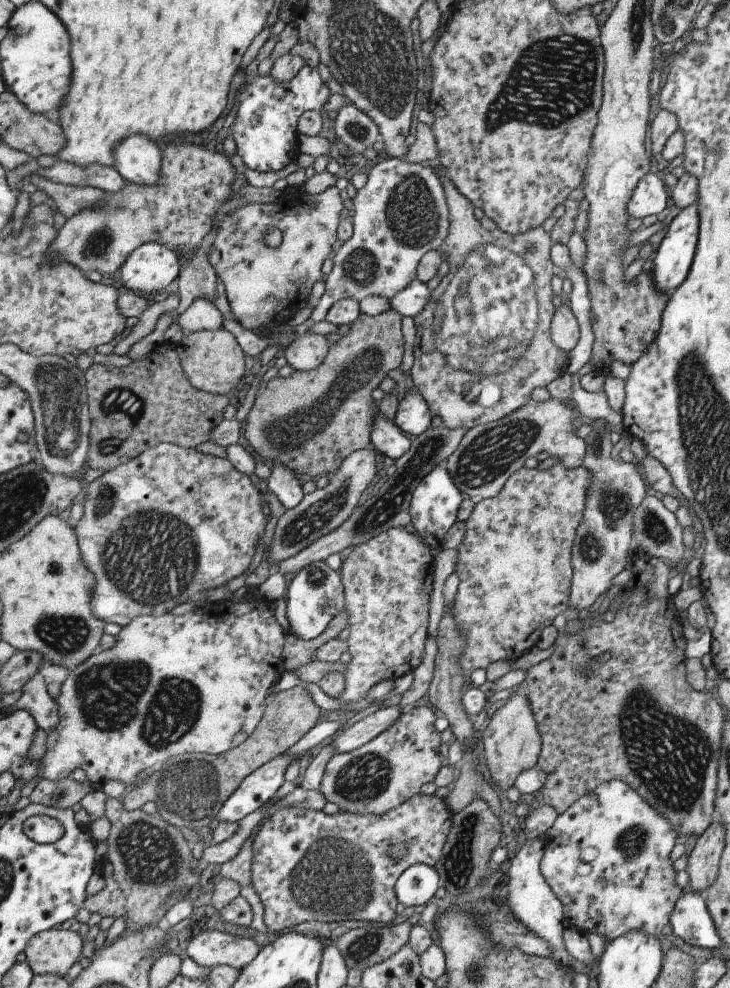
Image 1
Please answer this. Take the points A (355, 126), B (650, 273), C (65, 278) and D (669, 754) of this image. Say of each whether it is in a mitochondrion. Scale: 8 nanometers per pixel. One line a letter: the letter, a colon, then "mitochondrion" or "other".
A: mitochondrion
B: other
C: other
D: mitochondrion

